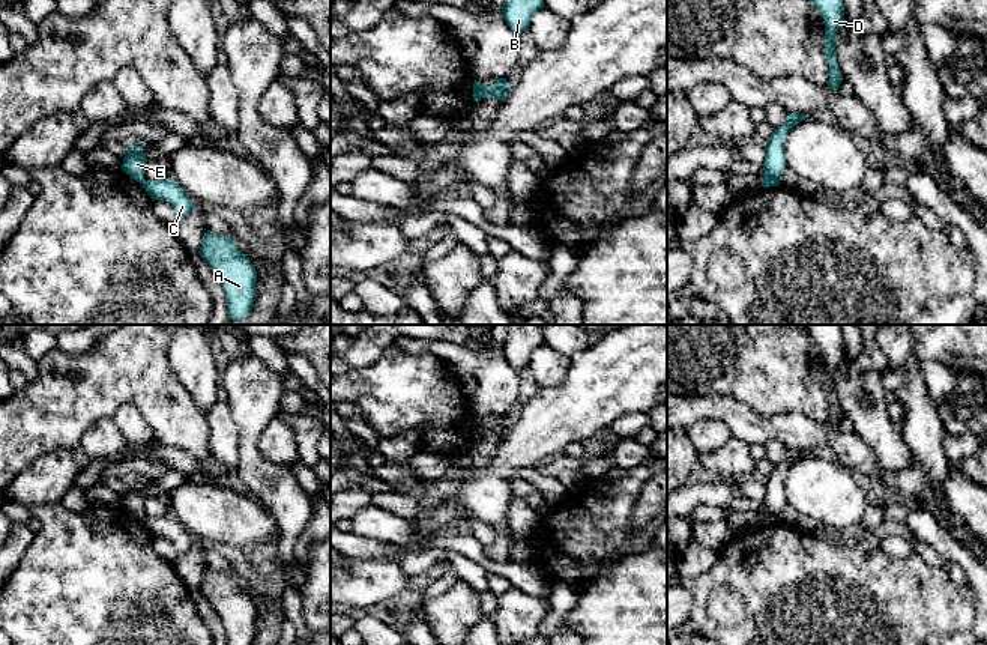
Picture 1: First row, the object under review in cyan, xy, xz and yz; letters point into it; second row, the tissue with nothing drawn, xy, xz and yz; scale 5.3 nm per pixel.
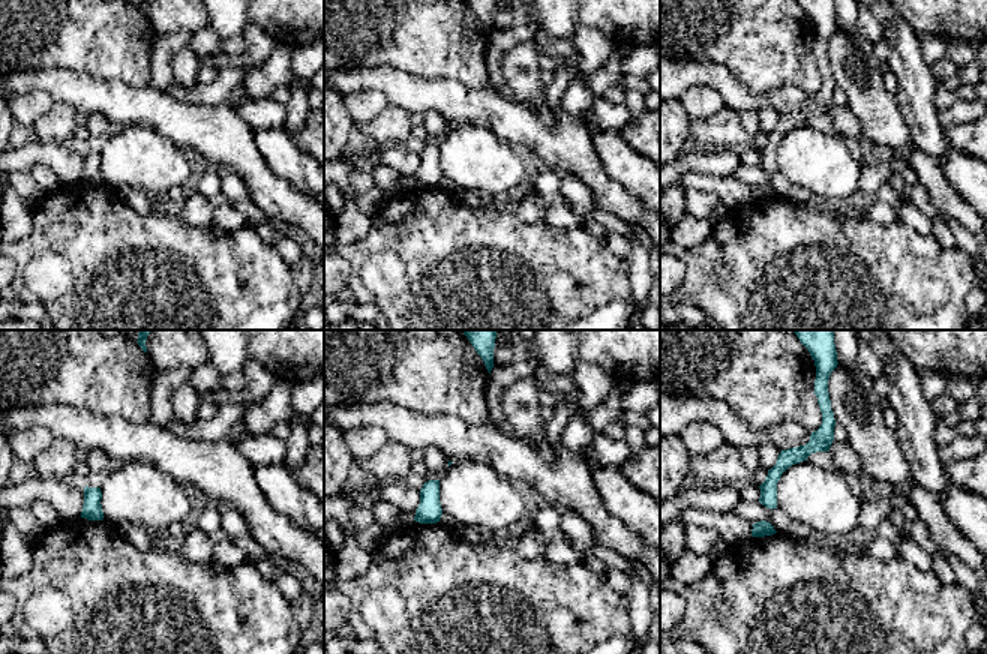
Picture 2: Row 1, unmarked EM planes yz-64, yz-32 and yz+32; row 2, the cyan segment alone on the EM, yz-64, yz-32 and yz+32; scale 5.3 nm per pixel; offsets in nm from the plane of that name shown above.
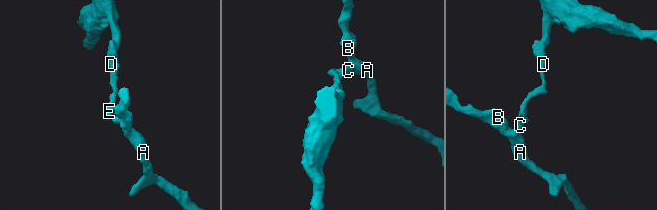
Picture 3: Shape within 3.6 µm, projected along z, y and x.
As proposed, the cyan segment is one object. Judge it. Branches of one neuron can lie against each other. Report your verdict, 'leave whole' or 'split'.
split

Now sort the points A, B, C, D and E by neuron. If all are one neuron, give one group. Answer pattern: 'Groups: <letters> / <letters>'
Groups: A B C / D E

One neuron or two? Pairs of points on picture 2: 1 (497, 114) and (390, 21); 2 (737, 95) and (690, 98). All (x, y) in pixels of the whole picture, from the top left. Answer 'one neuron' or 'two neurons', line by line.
1: two neurons
2: two neurons

